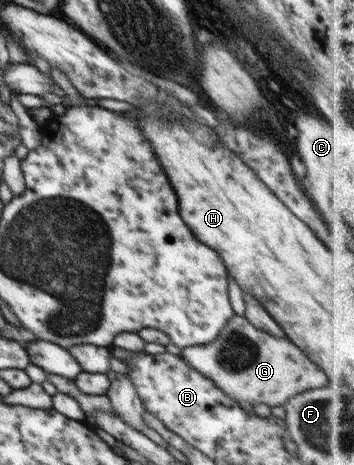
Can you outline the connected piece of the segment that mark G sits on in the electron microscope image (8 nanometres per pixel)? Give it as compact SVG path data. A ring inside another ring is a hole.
M235 315L215 340L195 346L181 348L183 357L199 373L211 379L219 389L237 402L249 402L252 406L263 402L267 406L283 406L293 395L321 388L327 384L327 376L287 338L275 338L269 333L259 331L248 318Z

